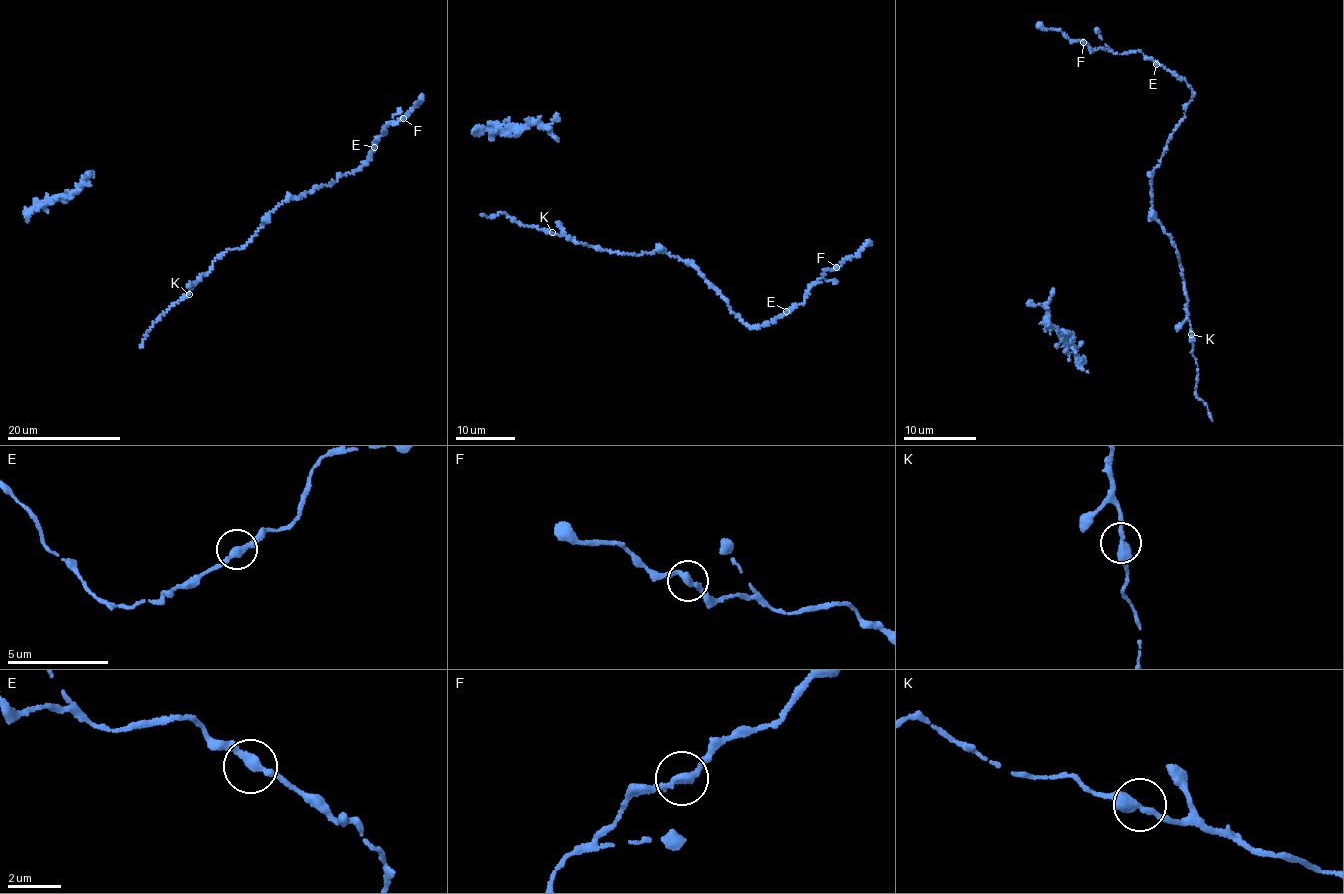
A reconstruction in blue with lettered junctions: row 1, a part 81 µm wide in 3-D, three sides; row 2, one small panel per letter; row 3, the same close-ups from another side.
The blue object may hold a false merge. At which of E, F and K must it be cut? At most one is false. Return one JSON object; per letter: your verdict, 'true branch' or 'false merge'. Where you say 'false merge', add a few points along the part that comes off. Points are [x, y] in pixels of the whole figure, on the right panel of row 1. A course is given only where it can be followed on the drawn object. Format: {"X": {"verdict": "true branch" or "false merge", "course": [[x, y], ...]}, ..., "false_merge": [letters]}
{"E": {"verdict": "true branch"}, "F": {"verdict": "true branch"}, "K": {"verdict": "true branch"}, "false_merge": []}

